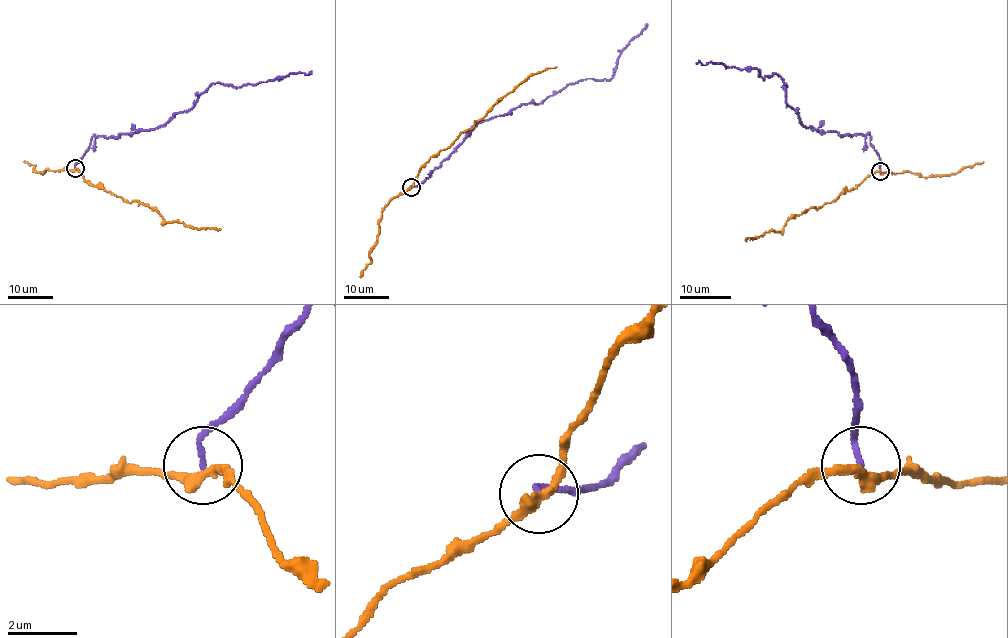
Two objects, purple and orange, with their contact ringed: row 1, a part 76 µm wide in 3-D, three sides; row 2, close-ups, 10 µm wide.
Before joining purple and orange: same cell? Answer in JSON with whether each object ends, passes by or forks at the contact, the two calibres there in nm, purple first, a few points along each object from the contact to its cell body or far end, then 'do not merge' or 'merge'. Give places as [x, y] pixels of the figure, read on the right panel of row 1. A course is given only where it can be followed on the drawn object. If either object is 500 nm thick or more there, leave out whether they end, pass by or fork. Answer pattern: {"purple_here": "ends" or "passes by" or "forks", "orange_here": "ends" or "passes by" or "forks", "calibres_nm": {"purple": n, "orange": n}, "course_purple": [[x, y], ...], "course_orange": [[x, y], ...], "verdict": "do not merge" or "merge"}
{"purple_here": "ends", "orange_here": "passes by", "calibres_nm": {"purple": 140, "orange": 320}, "course_purple": [[880, 170], [867, 133], [805, 127], [786, 105], [786, 84], [777, 74], [763, 79], [756, 69], [696, 64]], "course_orange": [[880, 172], [872, 172], [817, 209], [814, 207], [792, 216], [781, 231], [745, 239]], "verdict": "do not merge"}

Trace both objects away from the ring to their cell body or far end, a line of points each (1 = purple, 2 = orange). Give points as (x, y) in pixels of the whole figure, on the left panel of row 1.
1: (74, 168), (94, 135), (117, 137), (164, 125), (188, 110), (213, 83), (237, 87), (291, 73), (311, 74)
2: (74, 169), (93, 185), (101, 185), (126, 201), (136, 200), (153, 208), (166, 222), (220, 228)

